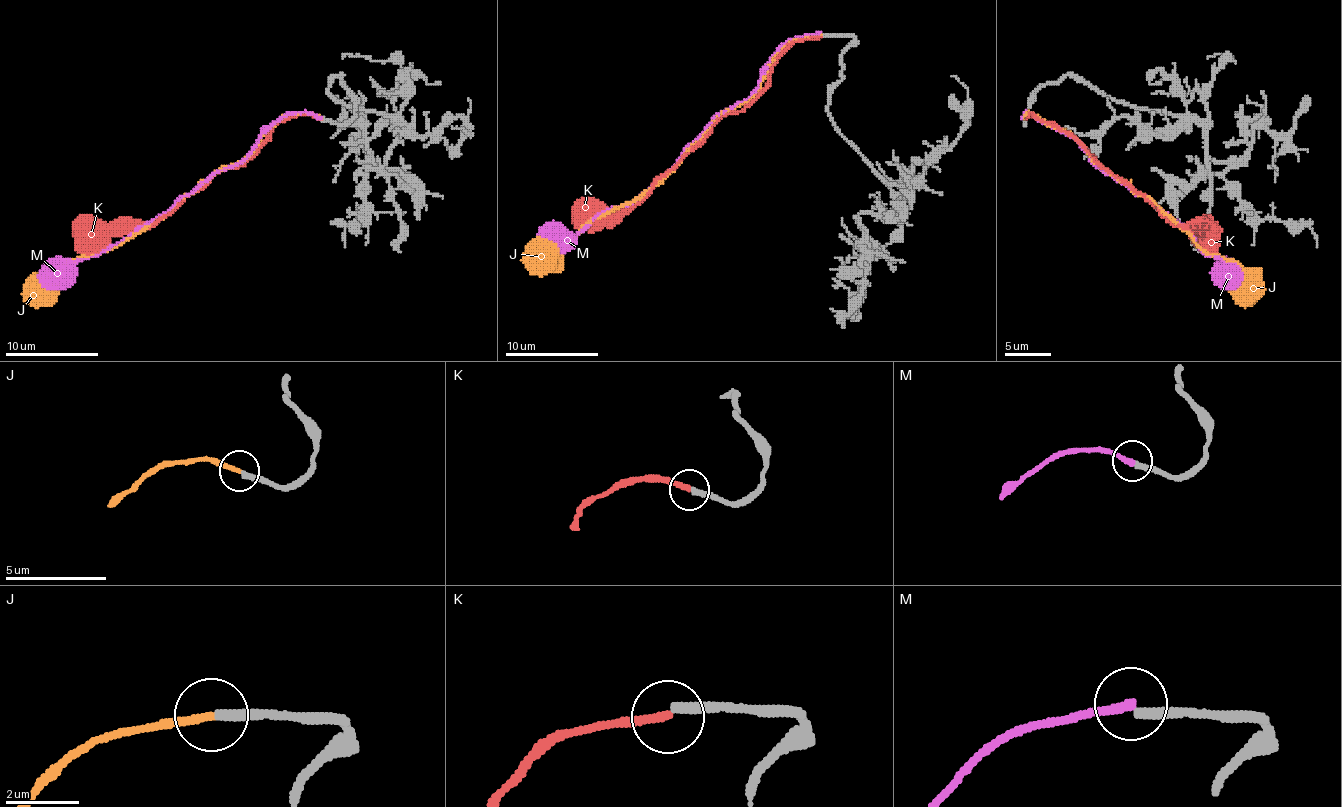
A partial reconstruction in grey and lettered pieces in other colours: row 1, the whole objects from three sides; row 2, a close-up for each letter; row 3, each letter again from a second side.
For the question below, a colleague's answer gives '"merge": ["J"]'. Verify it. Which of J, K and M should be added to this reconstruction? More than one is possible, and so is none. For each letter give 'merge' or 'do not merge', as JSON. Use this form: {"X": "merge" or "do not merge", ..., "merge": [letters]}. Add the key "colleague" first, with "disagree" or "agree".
{"colleague": "disagree", "J": "do not merge", "K": "do not merge", "M": "merge", "merge": ["M"]}

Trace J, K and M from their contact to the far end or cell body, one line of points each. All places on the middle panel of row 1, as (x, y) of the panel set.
J: (821, 34), (793, 39), (760, 88), (723, 111), (651, 188), (593, 218), (560, 250), (523, 260)
K: (821, 36), (798, 39), (772, 67), (770, 83), (739, 111), (728, 111), (637, 202), (581, 220), (574, 227)
M: (821, 32), (788, 41), (744, 102), (723, 111), (632, 202), (595, 216), (563, 248), (549, 248), (542, 241)

